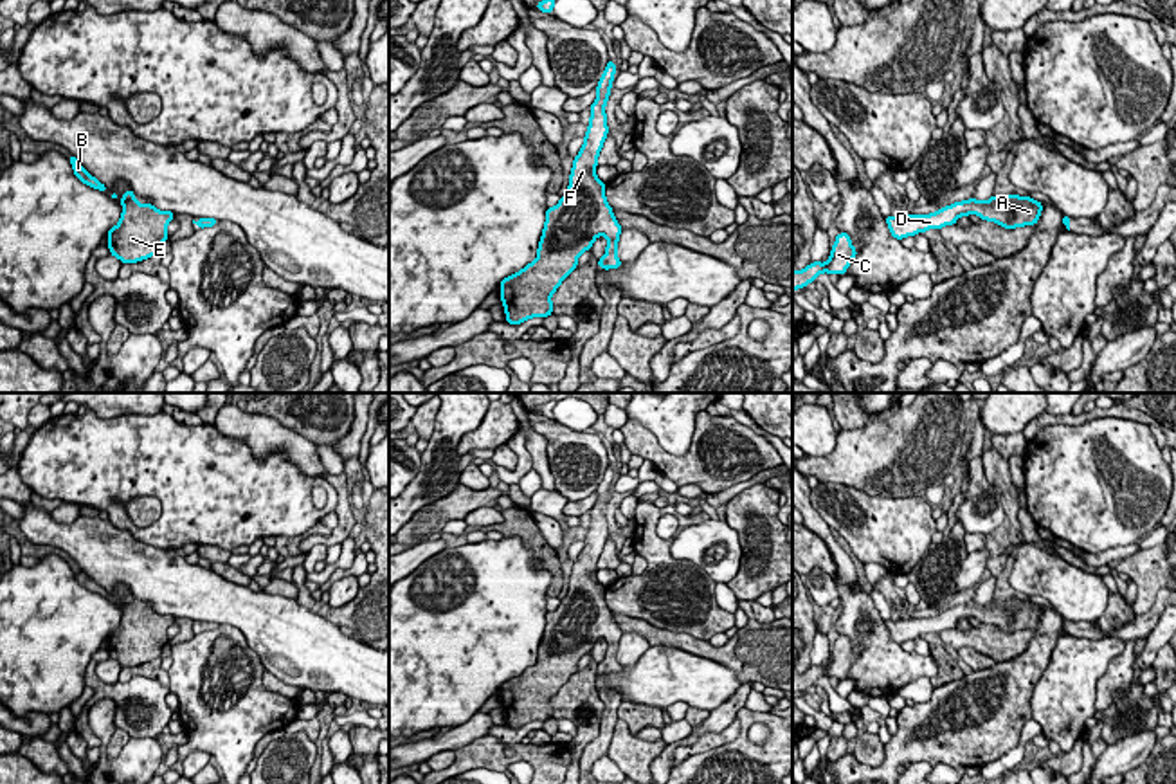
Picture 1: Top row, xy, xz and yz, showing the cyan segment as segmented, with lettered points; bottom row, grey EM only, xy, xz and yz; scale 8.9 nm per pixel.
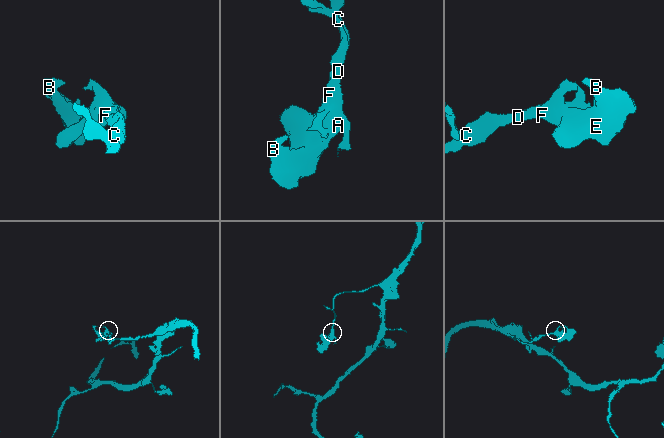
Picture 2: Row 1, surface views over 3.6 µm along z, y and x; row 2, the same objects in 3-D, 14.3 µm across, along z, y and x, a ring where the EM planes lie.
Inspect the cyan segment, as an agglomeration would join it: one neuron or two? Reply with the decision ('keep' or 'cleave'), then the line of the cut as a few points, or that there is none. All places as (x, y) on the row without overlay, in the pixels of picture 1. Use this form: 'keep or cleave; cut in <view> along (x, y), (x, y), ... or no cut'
keep; no cut

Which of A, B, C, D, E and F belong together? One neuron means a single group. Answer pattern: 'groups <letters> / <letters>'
groups A B C D E F

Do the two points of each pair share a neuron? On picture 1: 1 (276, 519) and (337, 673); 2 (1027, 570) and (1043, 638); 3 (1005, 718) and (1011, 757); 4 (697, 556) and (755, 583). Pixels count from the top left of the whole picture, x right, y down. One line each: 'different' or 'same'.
1: different
2: different
3: different
4: different

